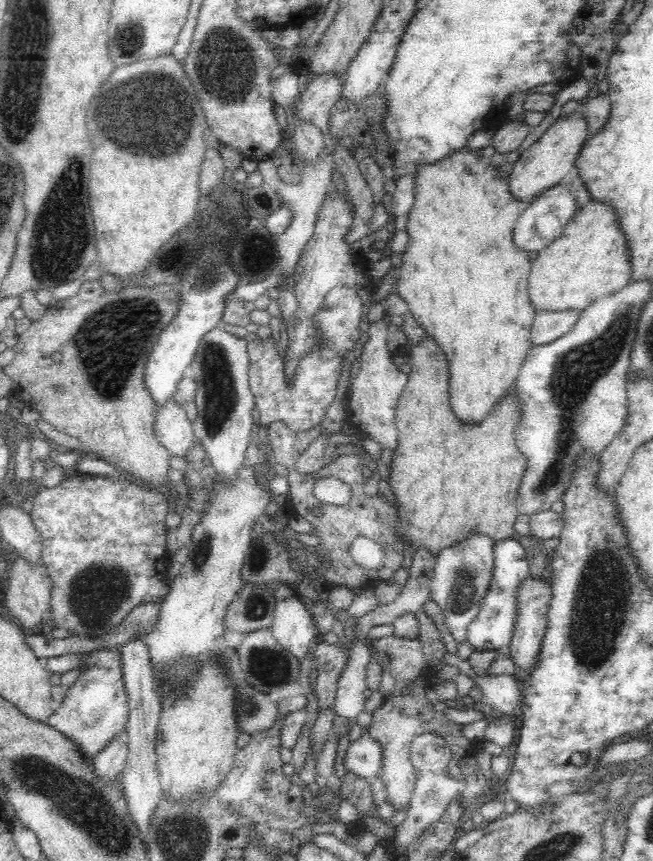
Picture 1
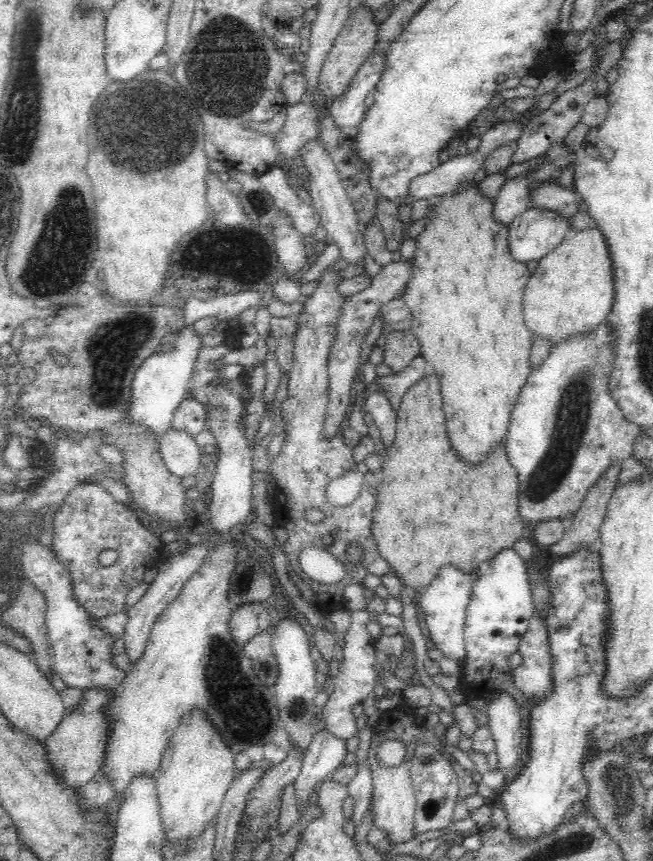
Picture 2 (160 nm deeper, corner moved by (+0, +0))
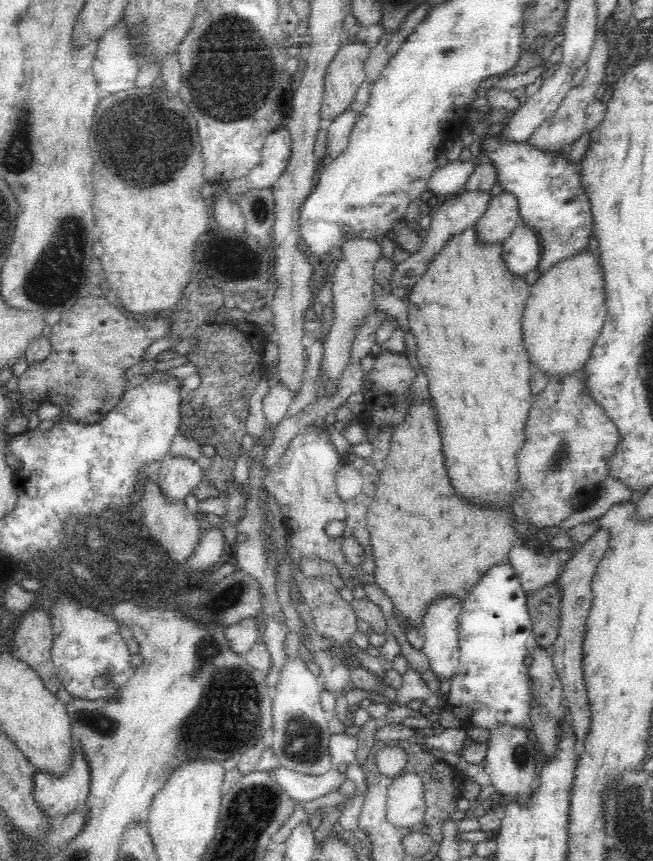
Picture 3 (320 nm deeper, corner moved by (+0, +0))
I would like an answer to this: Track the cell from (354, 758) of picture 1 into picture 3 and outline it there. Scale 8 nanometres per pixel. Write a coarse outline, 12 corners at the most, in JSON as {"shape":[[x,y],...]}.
{"shape":[[336,768],[325,775],[270,770],[286,794],[304,804],[336,791],[346,775]]}

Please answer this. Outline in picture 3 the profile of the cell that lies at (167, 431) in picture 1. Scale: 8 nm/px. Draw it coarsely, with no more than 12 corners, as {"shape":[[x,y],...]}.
{"shape":[[168,455],[154,476],[172,503],[184,501],[203,478],[188,458]]}

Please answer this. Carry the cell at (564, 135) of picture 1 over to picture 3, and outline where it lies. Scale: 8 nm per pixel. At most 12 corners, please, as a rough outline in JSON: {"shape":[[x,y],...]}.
{"shape":[[491,198],[474,225],[481,244],[508,241],[521,222],[517,198]]}

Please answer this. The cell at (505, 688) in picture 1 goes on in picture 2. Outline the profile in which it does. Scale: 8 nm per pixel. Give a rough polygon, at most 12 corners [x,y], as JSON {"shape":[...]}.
{"shape":[[500,692],[487,714],[498,771],[516,770],[526,738],[516,702]]}

